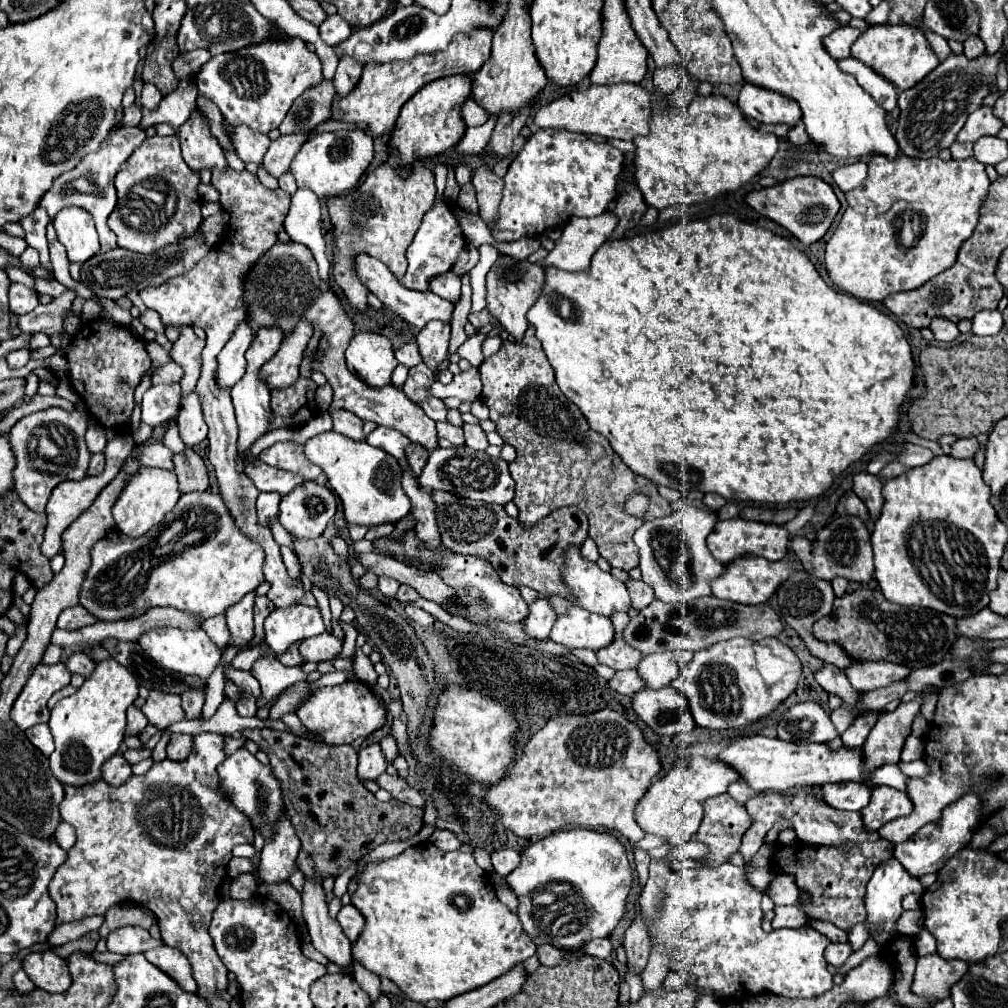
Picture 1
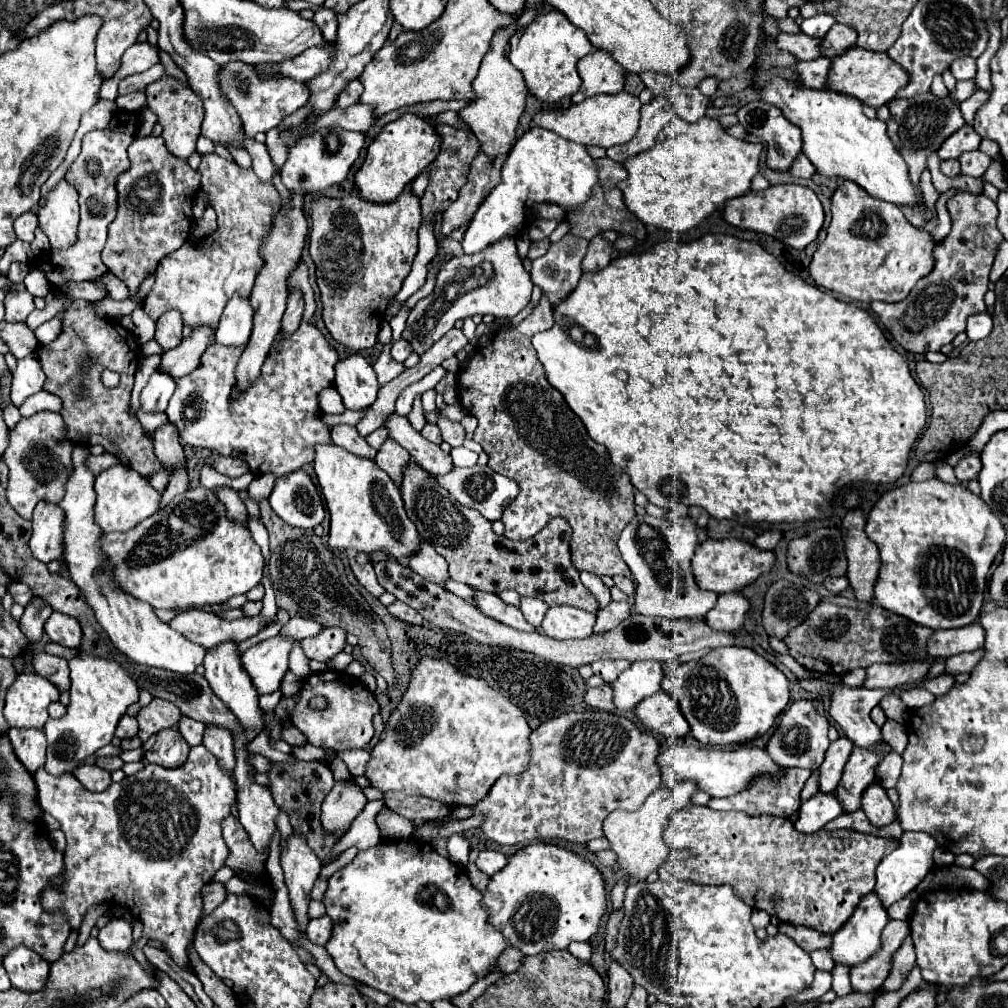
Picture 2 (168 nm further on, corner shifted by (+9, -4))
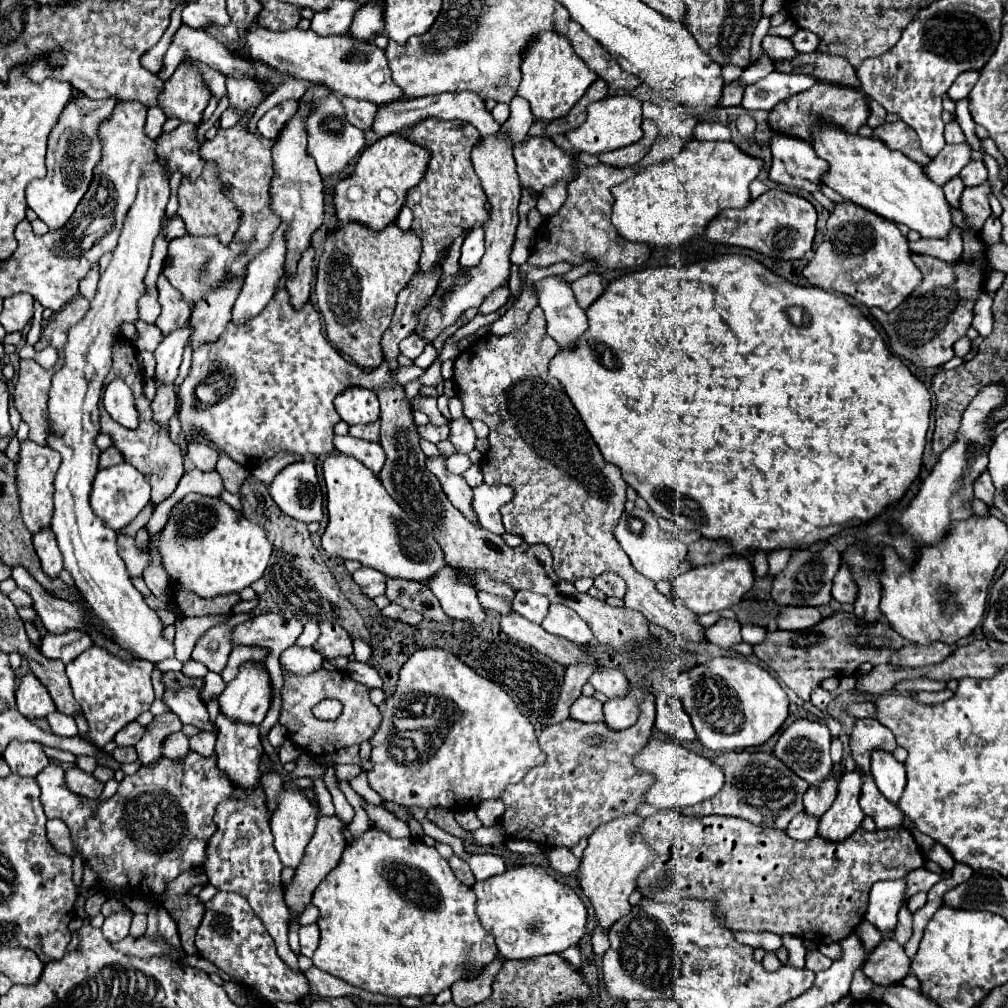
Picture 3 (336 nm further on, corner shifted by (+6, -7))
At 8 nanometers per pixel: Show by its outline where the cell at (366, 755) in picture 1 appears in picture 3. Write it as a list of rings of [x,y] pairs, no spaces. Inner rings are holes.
[[[335,814],[333,816],[321,816],[317,820],[317,828],[315,828],[315,834],[313,834],[313,838],[311,838],[311,842],[307,846],[305,860],[301,862],[301,868],[297,868],[295,878],[293,878],[293,884],[285,888],[285,904],[289,906],[291,916],[301,914],[305,910],[305,906],[311,902],[311,896],[313,896],[315,888],[319,886],[319,882],[339,864],[341,854],[343,854],[345,844],[347,844],[345,830],[347,830],[345,822],[341,818],[337,818]]]

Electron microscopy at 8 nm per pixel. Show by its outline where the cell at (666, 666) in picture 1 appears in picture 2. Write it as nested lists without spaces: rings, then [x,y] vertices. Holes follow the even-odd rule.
[[[638,661],[632,663],[612,685],[614,685],[614,707],[618,711],[632,711],[642,699],[654,695],[662,687],[662,665],[660,661]]]

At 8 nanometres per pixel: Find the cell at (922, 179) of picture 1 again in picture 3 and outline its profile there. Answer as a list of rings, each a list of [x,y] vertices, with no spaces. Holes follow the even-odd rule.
[[[853,202],[835,204],[823,244],[805,266],[803,274],[811,286],[823,288],[833,294],[849,296],[867,308],[881,308],[891,312],[897,308],[923,280],[921,270],[911,260],[907,236],[901,234],[895,222],[873,214]]]

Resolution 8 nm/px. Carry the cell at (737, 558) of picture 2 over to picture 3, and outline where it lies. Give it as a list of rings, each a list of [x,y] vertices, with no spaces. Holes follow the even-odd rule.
[[[729,556],[717,564],[707,564],[707,566],[697,566],[681,576],[675,578],[673,582],[673,594],[679,604],[689,608],[695,614],[707,614],[707,612],[717,612],[721,608],[735,606],[753,586],[755,574],[753,566],[749,560],[743,556]]]

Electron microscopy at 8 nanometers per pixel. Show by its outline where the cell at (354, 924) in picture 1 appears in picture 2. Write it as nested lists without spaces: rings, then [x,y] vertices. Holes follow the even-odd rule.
[[[322,915],[318,919],[312,919],[310,925],[306,927],[306,937],[314,945],[326,945],[332,933],[332,921],[328,915]]]

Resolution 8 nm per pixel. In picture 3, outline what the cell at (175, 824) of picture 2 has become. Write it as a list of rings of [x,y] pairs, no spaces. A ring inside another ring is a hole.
[[[193,750],[183,760],[157,760],[151,766],[143,766],[137,774],[125,776],[119,790],[109,800],[89,800],[71,792],[65,784],[65,770],[59,764],[49,764],[37,774],[41,786],[41,804],[47,818],[61,818],[71,830],[73,854],[81,856],[83,864],[89,866],[103,888],[115,888],[123,892],[141,894],[147,890],[153,902],[161,902],[167,892],[167,884],[175,880],[181,872],[191,868],[201,868],[207,862],[207,842],[215,834],[217,826],[213,814],[217,806],[233,796],[233,782],[217,768],[215,756],[201,756]]]

